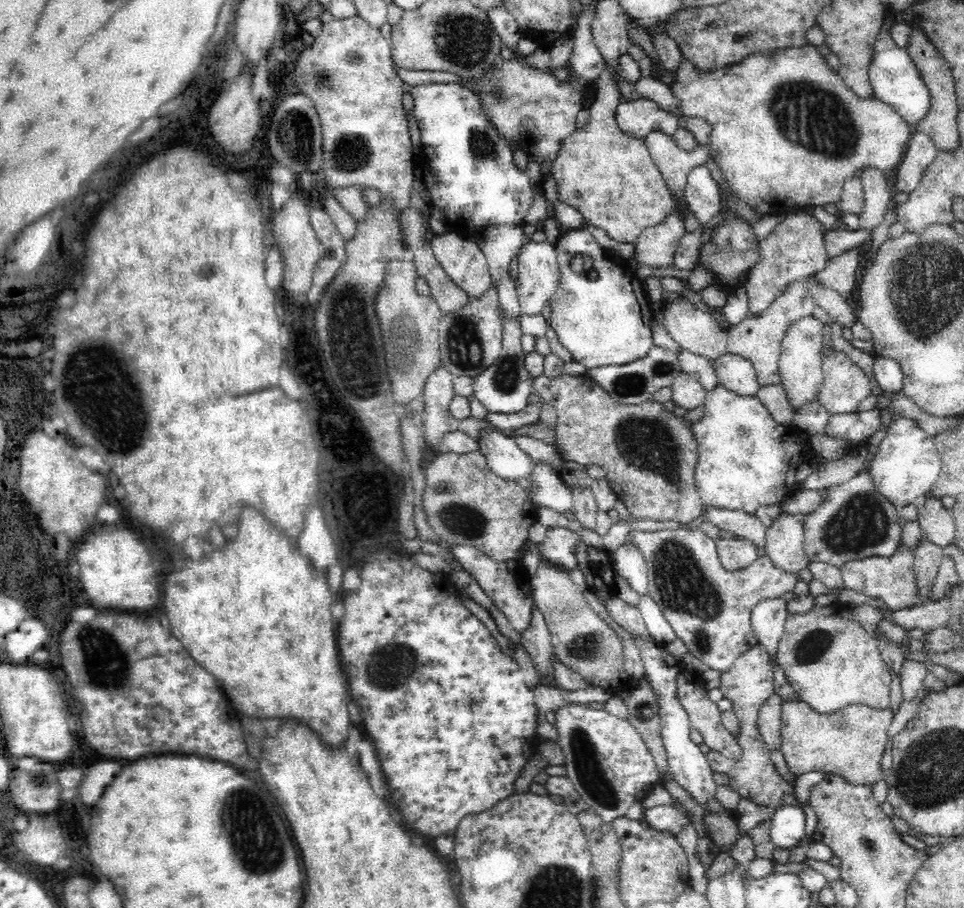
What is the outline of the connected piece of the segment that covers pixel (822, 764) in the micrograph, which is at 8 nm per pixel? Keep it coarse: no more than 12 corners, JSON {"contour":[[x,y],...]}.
{"contour":[[782,702],[790,772],[884,778],[894,712]]}

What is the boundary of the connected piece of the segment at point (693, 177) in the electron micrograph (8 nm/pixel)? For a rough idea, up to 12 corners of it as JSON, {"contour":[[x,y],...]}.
{"contour":[[706,166],[688,172],[686,210],[700,230],[718,220],[722,194]]}

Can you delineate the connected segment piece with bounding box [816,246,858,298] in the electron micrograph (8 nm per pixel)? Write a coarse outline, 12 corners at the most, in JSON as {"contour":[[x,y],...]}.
{"contour":[[858,246],[816,276],[844,298],[856,290]]}

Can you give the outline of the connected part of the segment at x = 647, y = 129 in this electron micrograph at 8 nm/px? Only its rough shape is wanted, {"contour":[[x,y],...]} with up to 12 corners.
{"contour":[[654,100],[620,102],[622,132],[644,140],[654,130],[672,136],[678,118]]}

